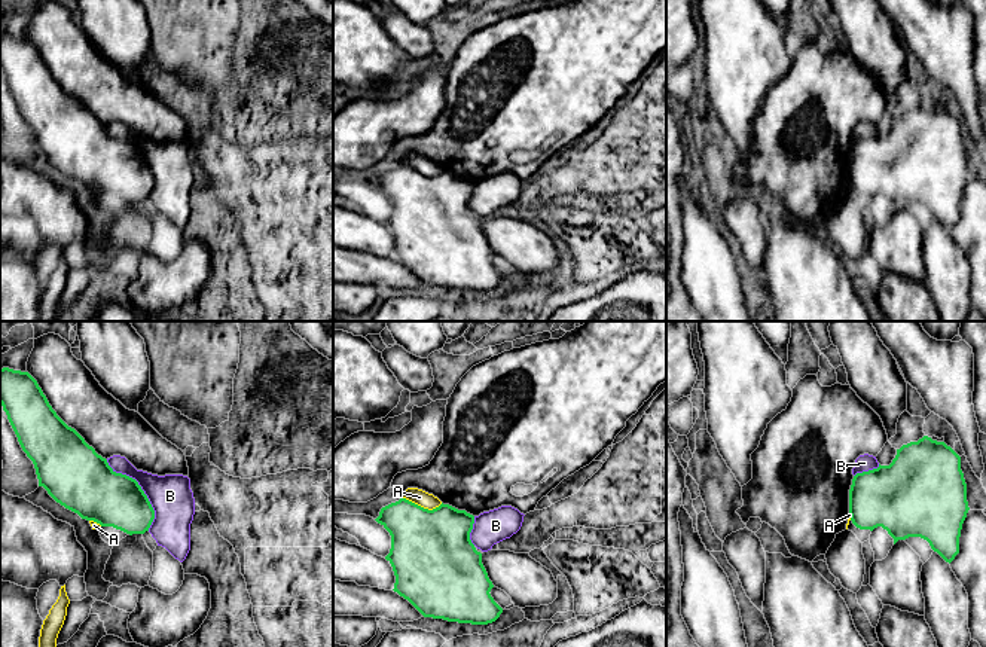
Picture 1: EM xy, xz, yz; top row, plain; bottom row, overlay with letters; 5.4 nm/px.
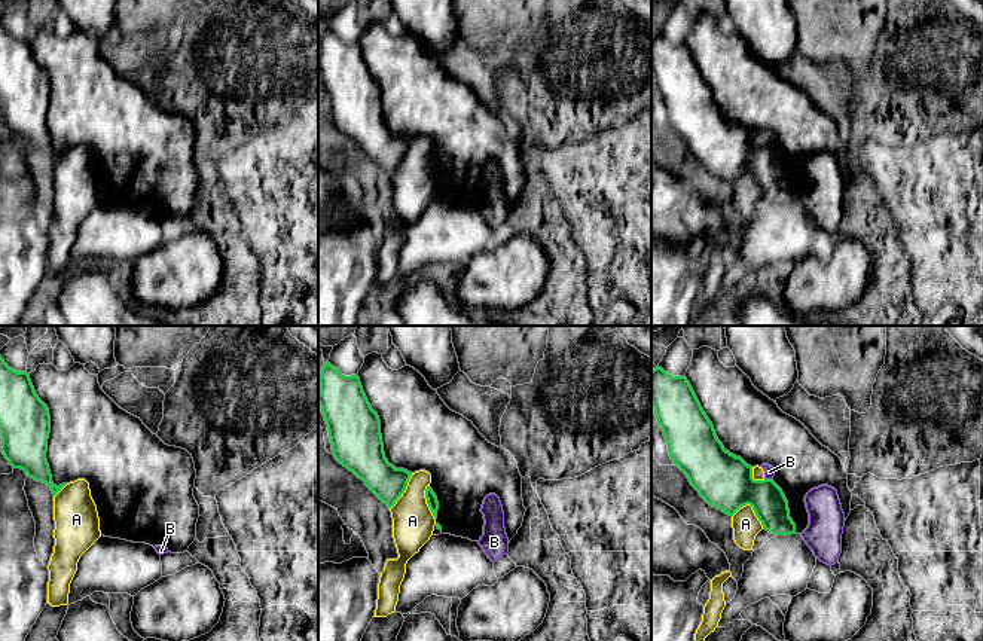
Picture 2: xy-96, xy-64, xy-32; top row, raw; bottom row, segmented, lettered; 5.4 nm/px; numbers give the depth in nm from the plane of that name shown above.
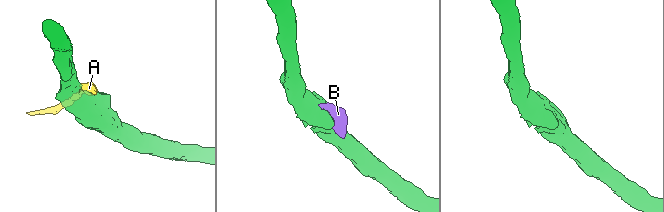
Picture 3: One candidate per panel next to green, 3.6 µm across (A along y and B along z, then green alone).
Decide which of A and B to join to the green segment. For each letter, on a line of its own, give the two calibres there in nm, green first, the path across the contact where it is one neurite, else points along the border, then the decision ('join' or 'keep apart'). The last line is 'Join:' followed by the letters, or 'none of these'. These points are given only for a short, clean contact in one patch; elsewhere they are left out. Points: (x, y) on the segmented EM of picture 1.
A: 440/90 nm | along xz (402, 496), (429, 509), (434, 509), (442, 503) | keep apart
B: 300/220 nm | along xy (106, 460), (131, 476), (146, 496), (153, 510), (149, 530) | keep apart
Join: none of these

